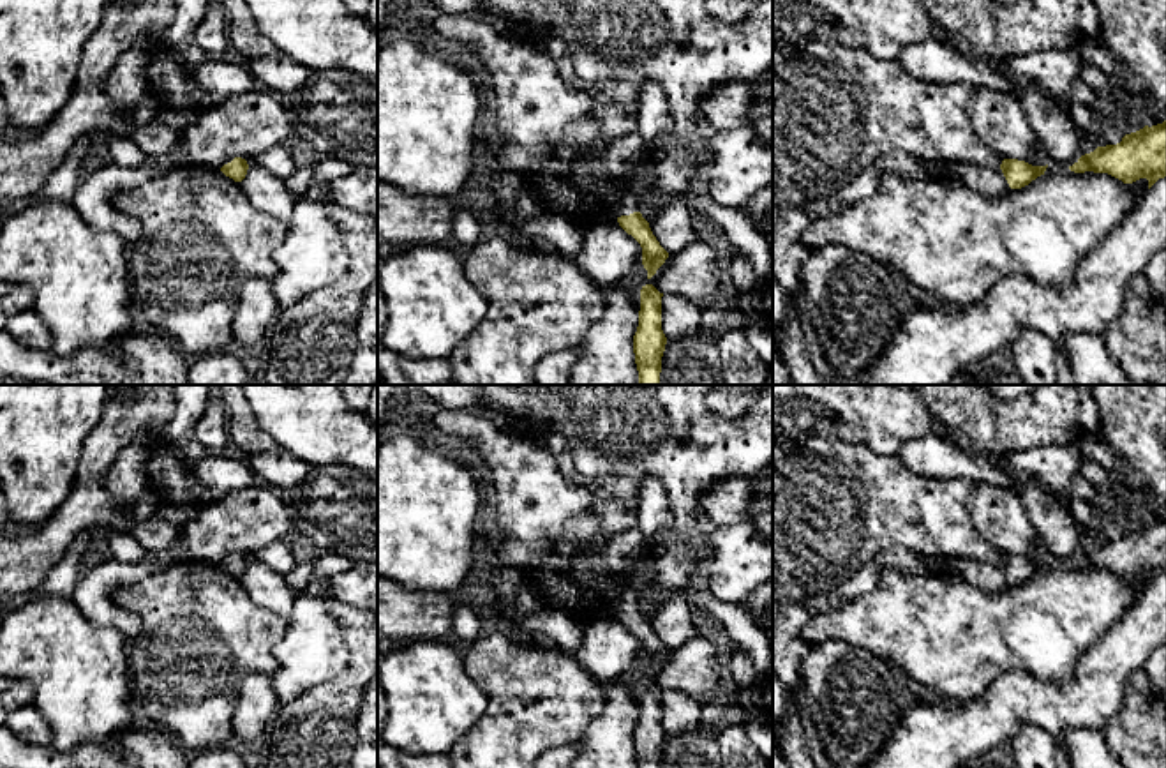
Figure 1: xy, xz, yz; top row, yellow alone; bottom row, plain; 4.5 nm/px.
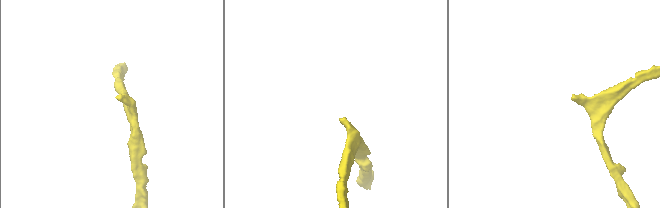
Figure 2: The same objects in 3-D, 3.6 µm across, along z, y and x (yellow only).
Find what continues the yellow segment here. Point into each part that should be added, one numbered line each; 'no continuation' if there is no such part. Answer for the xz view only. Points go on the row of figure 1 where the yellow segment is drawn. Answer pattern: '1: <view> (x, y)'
1: xz (621, 159)

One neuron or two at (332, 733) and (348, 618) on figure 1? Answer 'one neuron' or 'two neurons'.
one neuron

